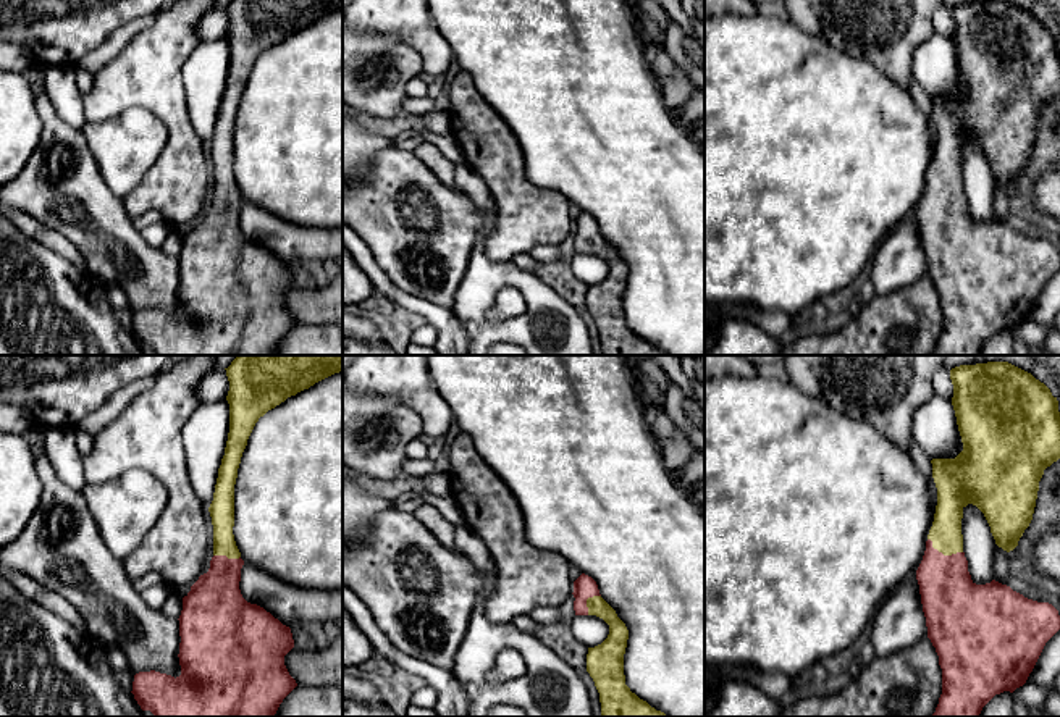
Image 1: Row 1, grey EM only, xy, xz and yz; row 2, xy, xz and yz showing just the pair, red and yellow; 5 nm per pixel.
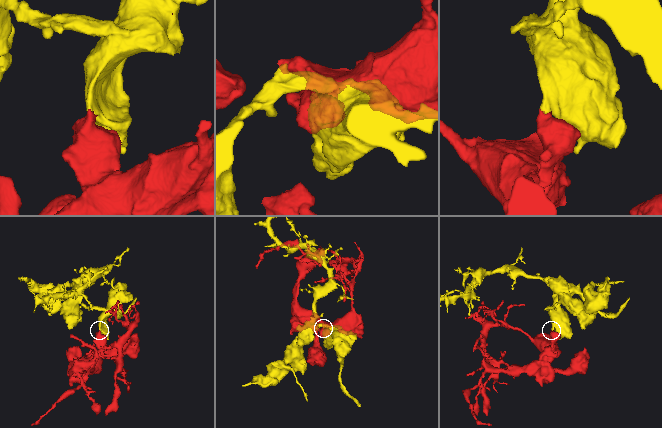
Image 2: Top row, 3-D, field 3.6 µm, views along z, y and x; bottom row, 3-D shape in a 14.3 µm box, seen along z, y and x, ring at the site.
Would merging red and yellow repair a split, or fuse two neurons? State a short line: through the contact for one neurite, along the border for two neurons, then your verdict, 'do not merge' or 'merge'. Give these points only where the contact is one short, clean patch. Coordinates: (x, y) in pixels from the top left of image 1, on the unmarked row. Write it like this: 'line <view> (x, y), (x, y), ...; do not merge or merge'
merge

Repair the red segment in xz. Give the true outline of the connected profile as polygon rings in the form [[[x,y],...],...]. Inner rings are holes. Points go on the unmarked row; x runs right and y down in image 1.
[[[582,212],[574,220],[575,254],[596,254],[609,263],[608,276],[588,286],[587,310],[599,331],[601,355],[667,355],[640,338],[625,323],[624,292],[629,278],[625,262],[601,236],[596,220]]]

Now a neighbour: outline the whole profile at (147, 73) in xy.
[[[178,0],[171,8],[160,10],[150,27],[139,32],[120,55],[92,74],[94,86],[82,95],[87,121],[107,121],[126,110],[144,108],[166,128],[168,140],[162,153],[145,178],[121,199],[131,220],[157,210],[163,221],[178,231],[191,226],[202,213],[208,176],[207,147],[187,111],[183,66],[200,44],[197,24],[212,8],[215,0]]]

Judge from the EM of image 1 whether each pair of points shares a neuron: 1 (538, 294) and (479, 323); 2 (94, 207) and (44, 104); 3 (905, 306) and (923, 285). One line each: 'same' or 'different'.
1: same
2: same
3: same

